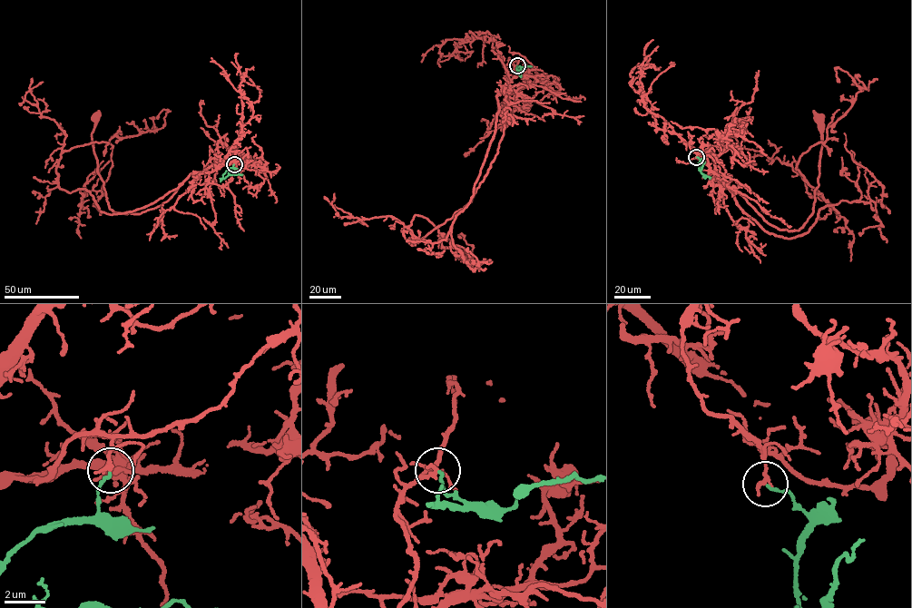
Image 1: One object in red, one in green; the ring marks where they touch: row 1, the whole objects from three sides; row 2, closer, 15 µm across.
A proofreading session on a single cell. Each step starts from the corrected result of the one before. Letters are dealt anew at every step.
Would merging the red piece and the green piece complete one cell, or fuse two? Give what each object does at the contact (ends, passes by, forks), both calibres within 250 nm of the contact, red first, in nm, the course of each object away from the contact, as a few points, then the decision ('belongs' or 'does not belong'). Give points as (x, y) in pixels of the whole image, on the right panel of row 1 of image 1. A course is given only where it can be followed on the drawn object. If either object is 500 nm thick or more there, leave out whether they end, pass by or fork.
red ends; green ends; calibres 220 and 110 nm; course red (696, 157), (707, 158), (719, 181), (746, 199), (769, 224), (799, 230), (813, 211), (818, 186), (818, 119); course green (696, 157), (700, 160), (700, 167), (704, 178), (700, 171), (705, 161); does not belong

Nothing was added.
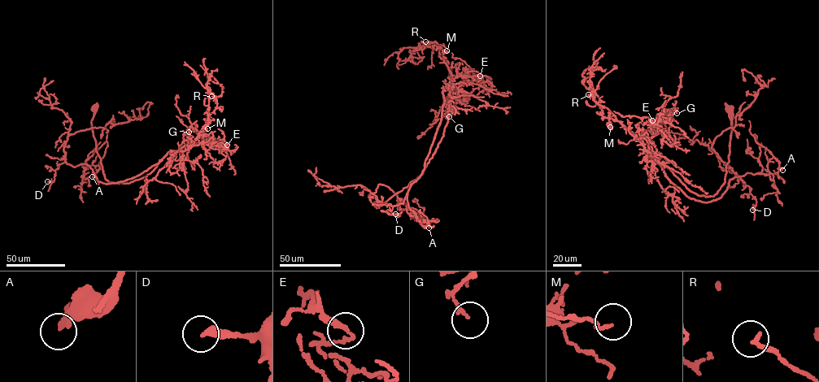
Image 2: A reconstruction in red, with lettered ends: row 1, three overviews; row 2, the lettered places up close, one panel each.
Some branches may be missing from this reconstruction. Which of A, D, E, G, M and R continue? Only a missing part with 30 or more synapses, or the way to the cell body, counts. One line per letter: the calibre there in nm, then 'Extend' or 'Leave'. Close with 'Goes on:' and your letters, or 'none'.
A: Thickness 240 nm. Leave
D: Thickness 280 nm. Leave
E: Thickness 220 nm. Leave
G: Thickness 120 nm. Leave
M: Thickness 120 nm. Leave
R: Thickness 180 nm. Leave
Goes on: none

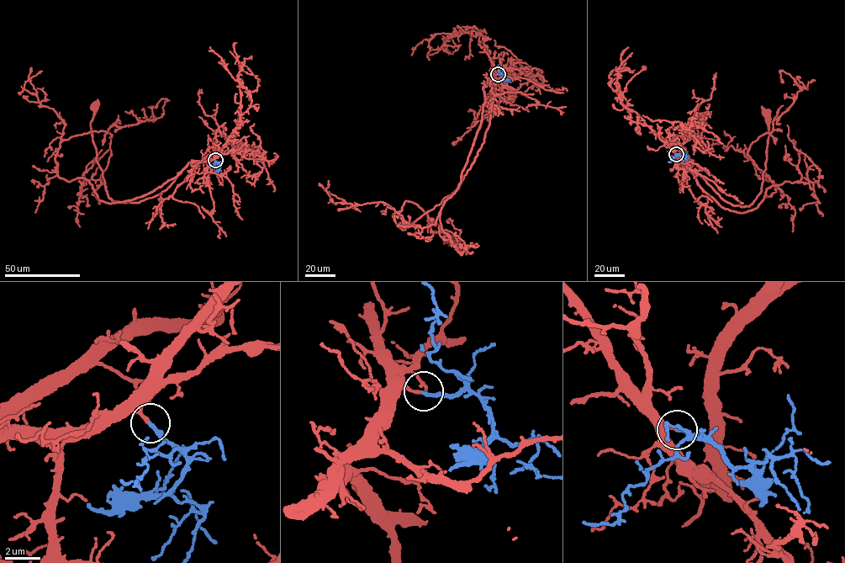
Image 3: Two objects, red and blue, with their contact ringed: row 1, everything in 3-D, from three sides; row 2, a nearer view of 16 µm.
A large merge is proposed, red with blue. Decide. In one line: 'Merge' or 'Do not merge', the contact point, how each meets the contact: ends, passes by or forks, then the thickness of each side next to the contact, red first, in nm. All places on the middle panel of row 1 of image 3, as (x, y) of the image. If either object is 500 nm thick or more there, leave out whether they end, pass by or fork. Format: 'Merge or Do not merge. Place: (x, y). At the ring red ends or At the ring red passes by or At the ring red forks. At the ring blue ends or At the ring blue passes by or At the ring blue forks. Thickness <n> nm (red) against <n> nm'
Merge. Place: (498, 74). At the ring red ends. At the ring blue ends. Thickness 200 nm (red) against 220 nm

